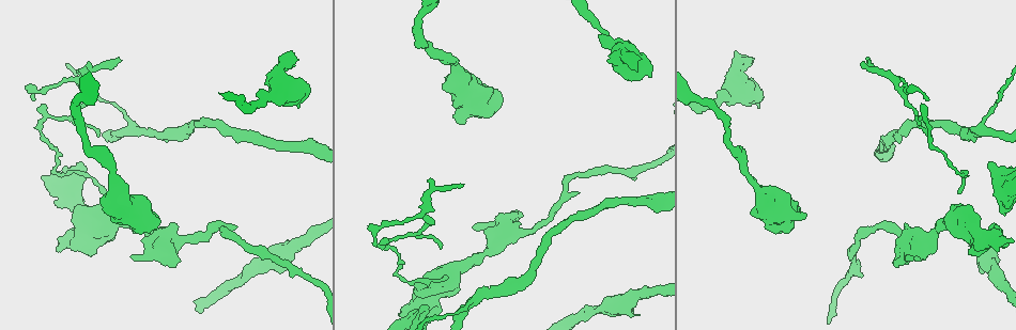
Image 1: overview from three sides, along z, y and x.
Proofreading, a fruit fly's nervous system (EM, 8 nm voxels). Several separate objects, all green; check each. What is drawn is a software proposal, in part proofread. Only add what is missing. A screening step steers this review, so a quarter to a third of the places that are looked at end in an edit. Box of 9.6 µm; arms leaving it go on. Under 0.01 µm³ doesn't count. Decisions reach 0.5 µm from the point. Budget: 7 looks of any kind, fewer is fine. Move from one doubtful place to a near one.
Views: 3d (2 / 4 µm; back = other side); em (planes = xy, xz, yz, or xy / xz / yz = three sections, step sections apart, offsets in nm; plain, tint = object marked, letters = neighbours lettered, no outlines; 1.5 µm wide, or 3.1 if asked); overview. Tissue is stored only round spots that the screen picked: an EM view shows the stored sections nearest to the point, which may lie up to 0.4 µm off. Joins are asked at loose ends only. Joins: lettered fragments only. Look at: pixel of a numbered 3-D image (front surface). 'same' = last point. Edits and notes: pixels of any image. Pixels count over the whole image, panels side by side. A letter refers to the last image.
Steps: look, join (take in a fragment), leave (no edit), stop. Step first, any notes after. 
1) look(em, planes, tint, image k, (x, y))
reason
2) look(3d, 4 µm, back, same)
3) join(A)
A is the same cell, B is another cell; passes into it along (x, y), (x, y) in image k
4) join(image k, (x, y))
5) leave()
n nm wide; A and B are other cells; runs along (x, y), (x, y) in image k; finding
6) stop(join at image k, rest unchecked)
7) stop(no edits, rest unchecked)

look(em, planes, letters, image 1, (98, 134))
thin end

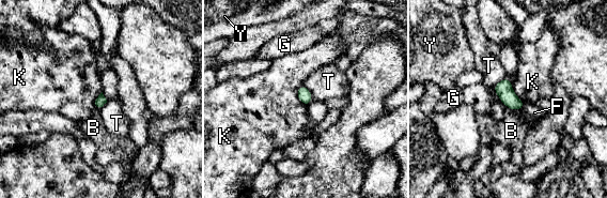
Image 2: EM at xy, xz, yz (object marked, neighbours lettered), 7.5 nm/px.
leave()
80 nm wide; B, F, G, K, T and Y are other cells; none of them fits

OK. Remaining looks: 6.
look(3d, 4 µm, image 1, (426, 306))

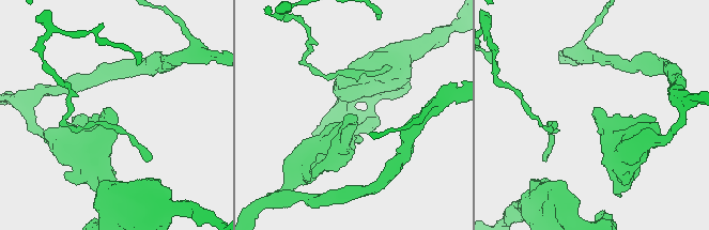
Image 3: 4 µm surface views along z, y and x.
look(em, planes, letters, image 3, (108, 109))
now the EM

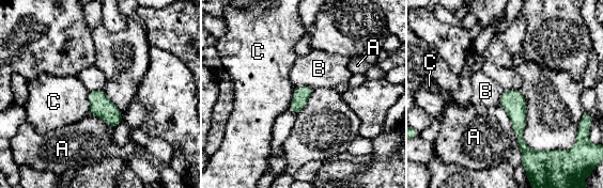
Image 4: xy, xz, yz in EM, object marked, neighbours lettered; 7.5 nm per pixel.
leave()
A, B and C are other cells; runs along (506, 92), (527, 156) in image 4; none of them fits

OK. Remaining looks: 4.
look(em, planes, letters, image 1, (473, 227))
an open end

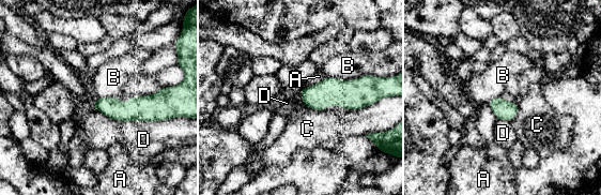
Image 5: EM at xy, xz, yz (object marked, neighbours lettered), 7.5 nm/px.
leave()
A, B, C and D are other cells; border along (370, 74), (354, 79), (325, 77) in image 5; no lettered fragment goes on from it

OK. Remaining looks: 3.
stop(no edits, rest unchecked)

